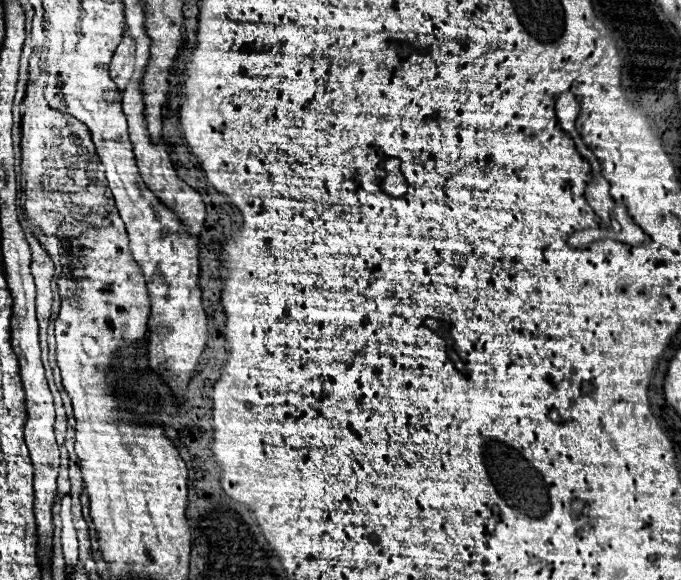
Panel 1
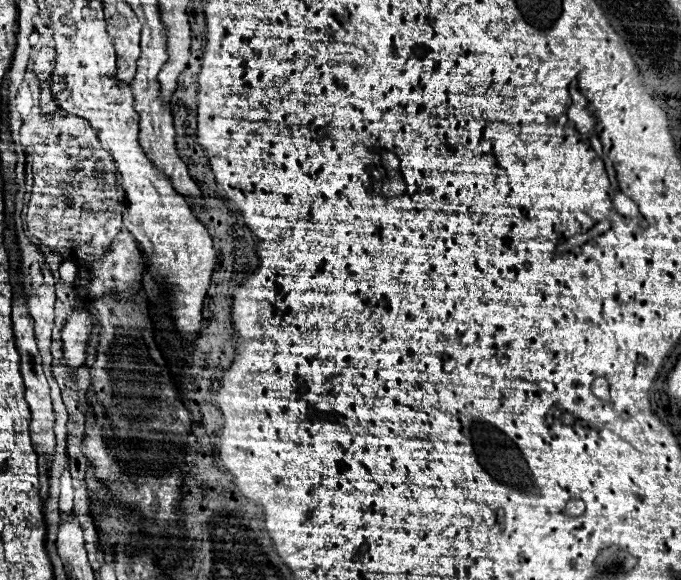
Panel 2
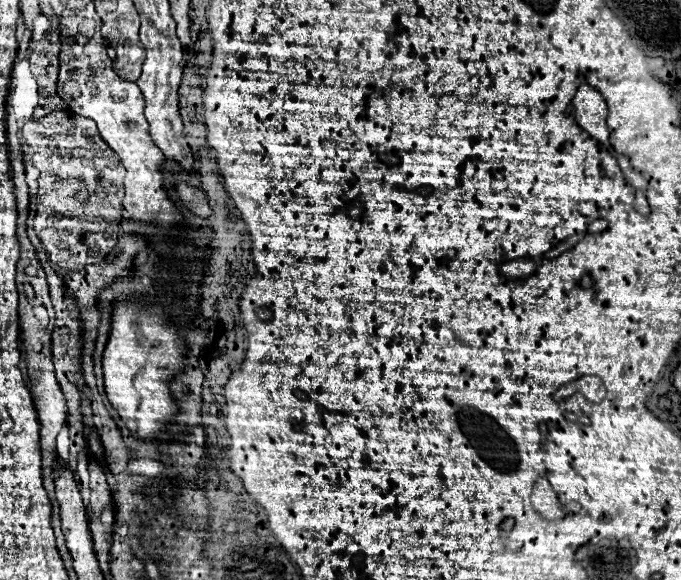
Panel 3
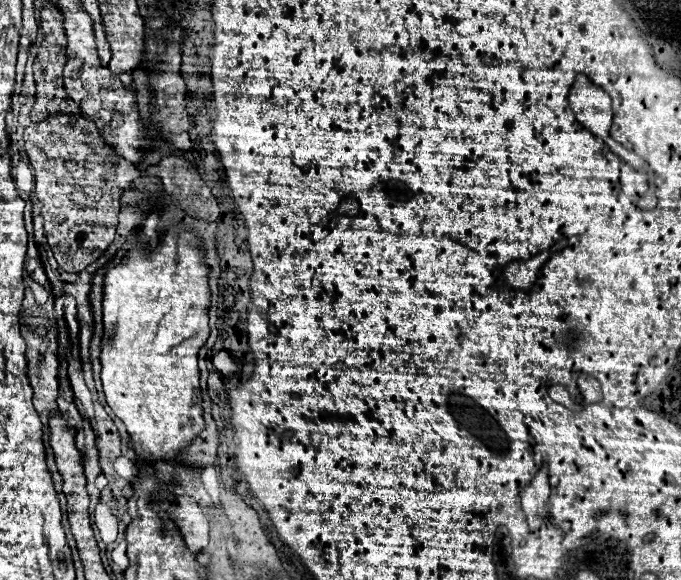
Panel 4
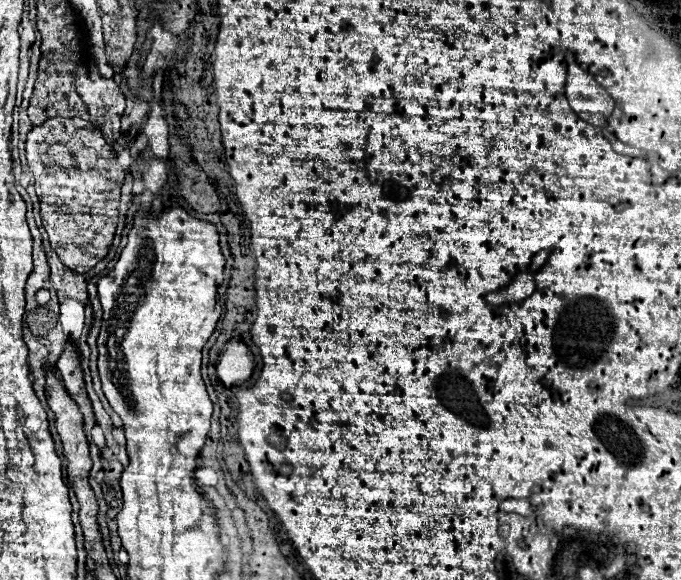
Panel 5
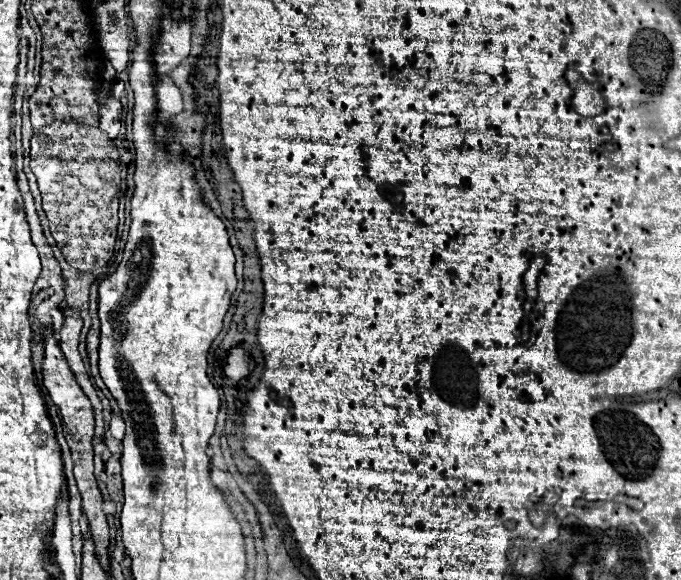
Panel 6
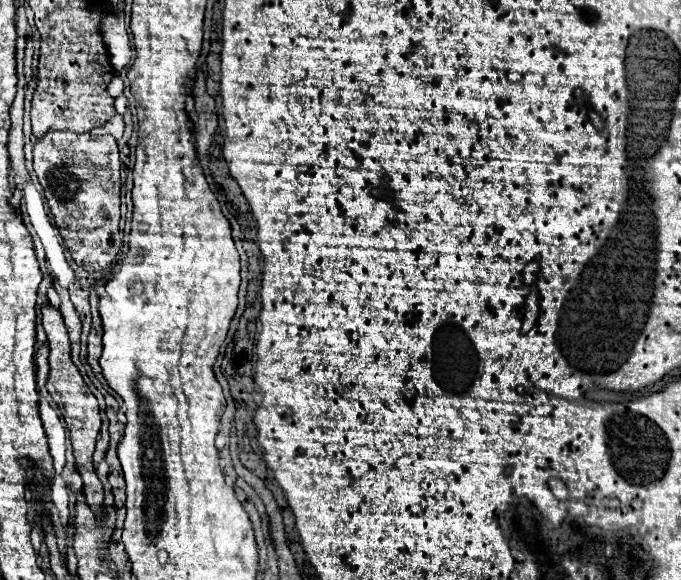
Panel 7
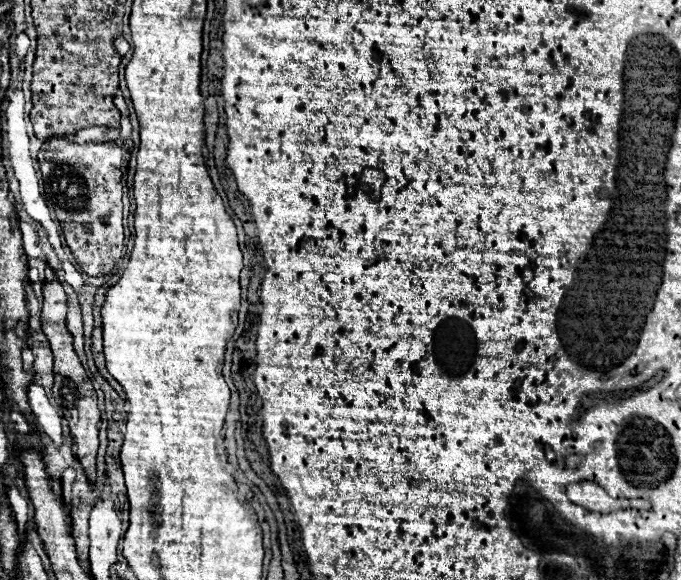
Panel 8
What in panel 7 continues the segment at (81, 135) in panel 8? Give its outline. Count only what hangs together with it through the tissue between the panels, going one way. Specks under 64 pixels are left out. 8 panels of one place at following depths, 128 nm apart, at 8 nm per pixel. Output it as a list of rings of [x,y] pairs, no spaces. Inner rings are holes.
[[[114,114],[108,124],[100,126],[100,128],[94,128],[90,134],[94,136],[102,136],[102,134],[112,134],[116,140],[122,138],[122,132],[124,132],[124,122],[122,122],[122,116],[120,114]]]

